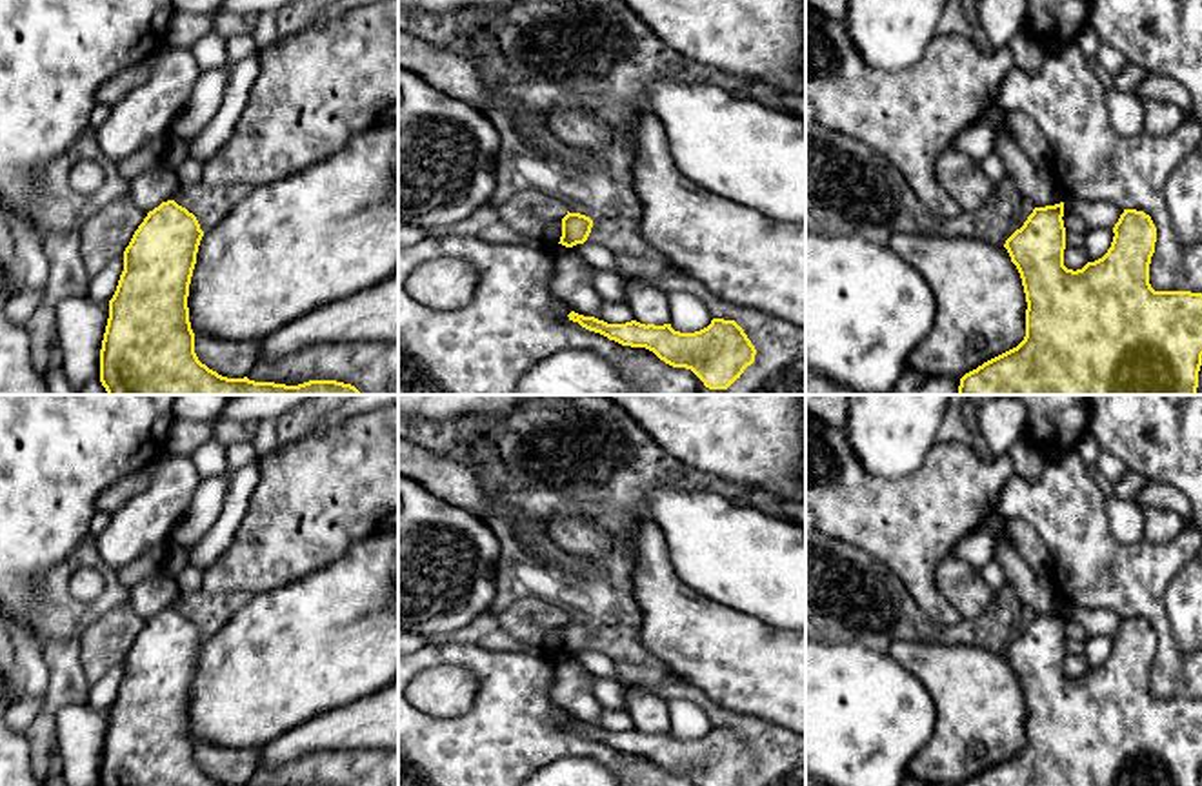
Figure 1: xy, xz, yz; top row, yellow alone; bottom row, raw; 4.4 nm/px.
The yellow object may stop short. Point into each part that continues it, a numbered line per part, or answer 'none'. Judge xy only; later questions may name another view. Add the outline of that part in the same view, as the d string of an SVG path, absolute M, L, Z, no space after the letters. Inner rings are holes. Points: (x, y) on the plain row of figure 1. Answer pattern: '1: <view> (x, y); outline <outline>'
none

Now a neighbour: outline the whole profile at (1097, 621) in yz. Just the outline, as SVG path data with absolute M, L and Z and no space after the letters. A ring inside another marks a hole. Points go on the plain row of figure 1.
M1071 606L1064 608L1064 613L1078 620L1089 637L1113 637L1124 620L1122 615L1106 608Z

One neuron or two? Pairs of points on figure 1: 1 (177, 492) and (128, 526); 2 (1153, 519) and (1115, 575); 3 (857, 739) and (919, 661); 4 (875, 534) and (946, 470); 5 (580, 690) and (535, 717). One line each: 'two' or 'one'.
1: one
2: two
3: two
4: one
5: two

